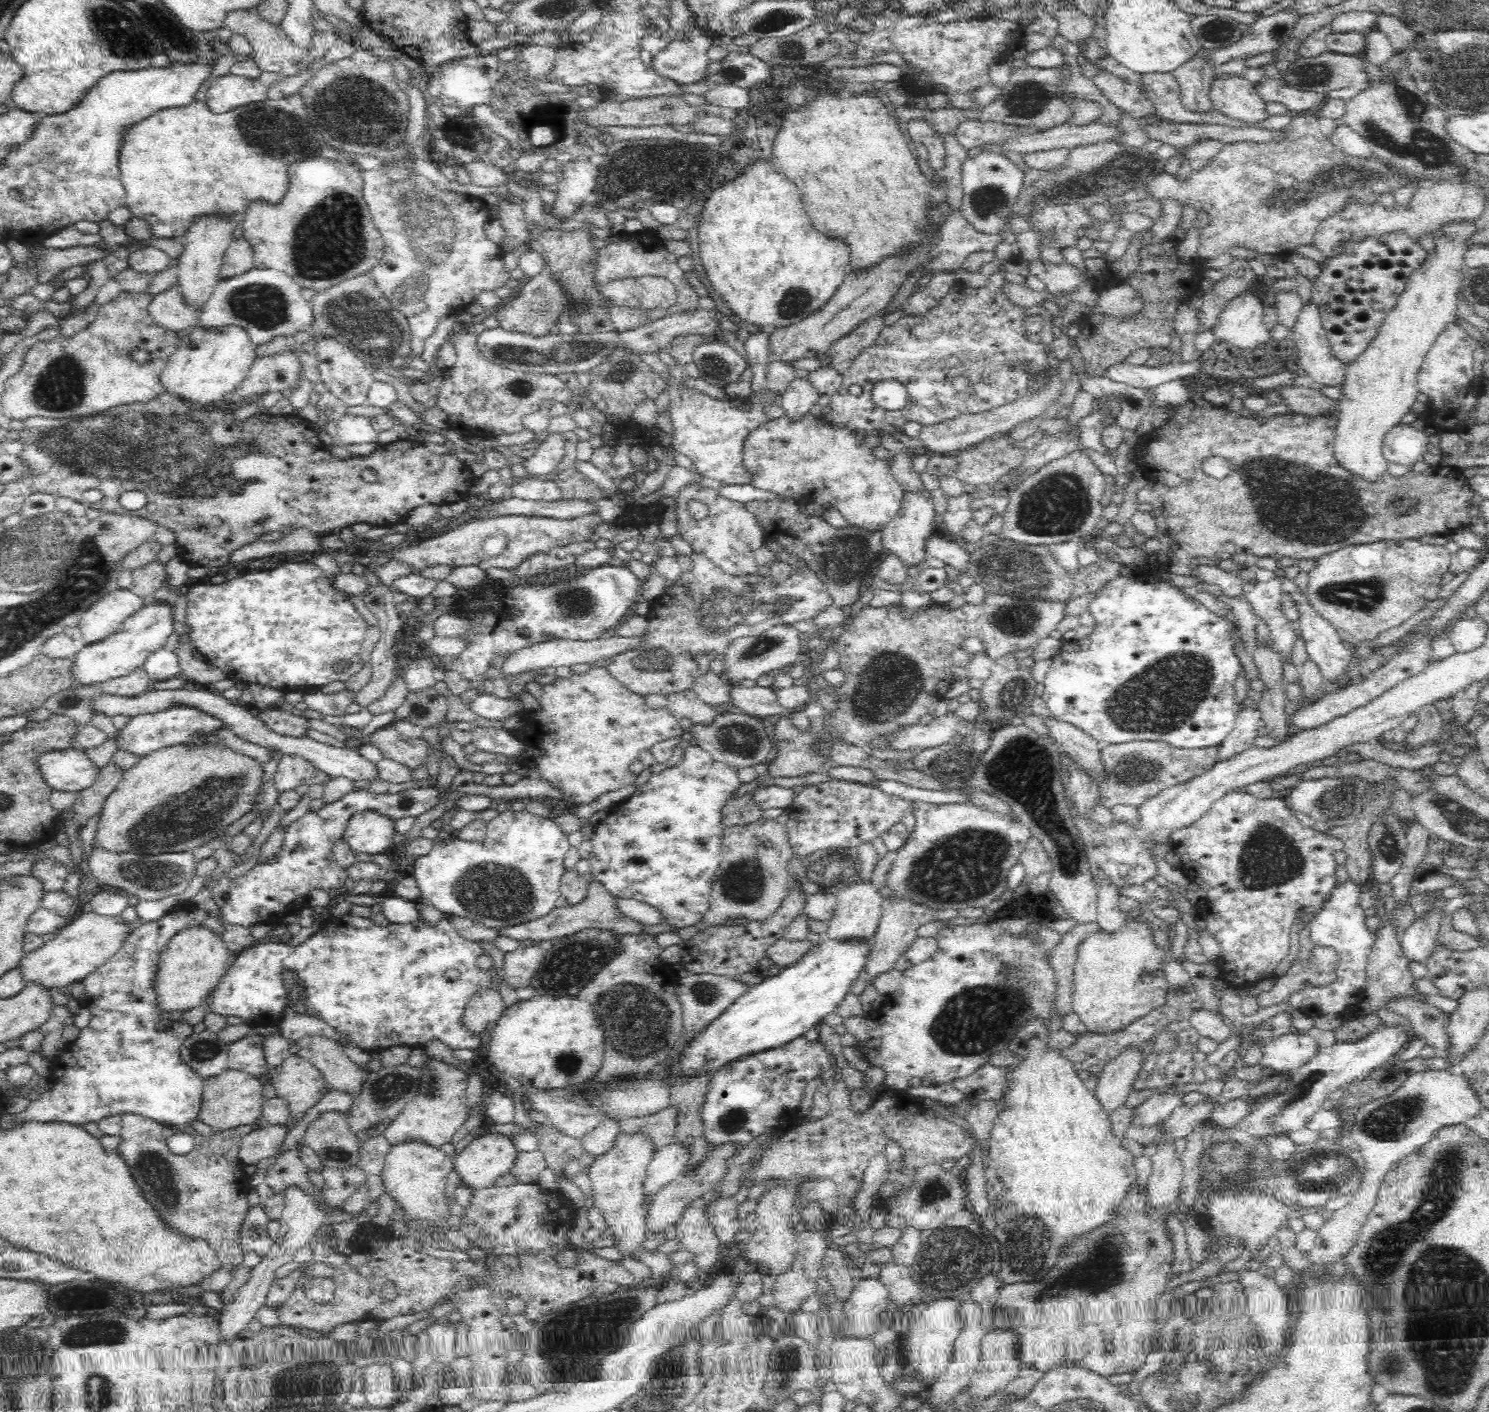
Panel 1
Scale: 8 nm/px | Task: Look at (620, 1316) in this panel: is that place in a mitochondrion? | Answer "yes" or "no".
yes

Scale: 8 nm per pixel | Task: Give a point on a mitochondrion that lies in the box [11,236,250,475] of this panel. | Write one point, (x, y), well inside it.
(60, 388)

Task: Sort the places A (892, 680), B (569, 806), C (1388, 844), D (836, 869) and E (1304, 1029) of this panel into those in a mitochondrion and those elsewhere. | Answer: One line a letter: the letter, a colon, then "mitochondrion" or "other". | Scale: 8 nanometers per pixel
A: mitochondrion
B: other
C: mitochondrion
D: mitochondrion
E: other

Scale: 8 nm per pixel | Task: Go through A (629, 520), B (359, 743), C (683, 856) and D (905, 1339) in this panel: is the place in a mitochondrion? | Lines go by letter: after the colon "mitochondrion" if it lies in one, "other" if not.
A: other
B: other
C: other
D: other

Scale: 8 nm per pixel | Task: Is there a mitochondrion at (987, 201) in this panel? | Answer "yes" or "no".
yes

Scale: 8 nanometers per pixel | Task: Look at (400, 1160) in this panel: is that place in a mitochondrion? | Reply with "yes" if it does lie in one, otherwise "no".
no

